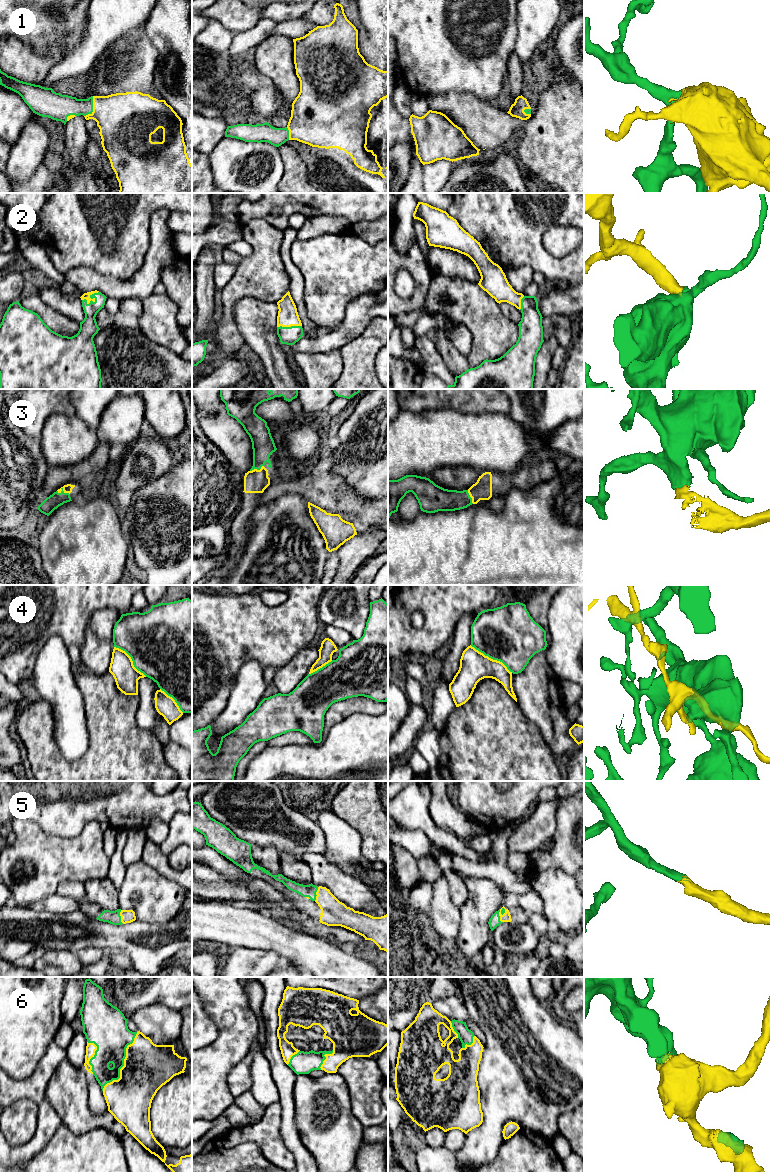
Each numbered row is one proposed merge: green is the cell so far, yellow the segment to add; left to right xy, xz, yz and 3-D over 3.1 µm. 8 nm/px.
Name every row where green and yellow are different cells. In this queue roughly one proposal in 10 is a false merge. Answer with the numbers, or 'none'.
none

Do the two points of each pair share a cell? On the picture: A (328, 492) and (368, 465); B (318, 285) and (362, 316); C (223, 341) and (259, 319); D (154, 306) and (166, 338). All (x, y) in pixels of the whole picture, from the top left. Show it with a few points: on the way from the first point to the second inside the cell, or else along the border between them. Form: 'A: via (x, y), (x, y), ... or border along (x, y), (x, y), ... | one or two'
A: border along (329, 470), (334, 474), (339, 474), (362, 496) | two
B: border along (366, 292), (347, 305), (337, 326) | two
C: border along (233, 308), (233, 318), (246, 343) | two
D: via (158, 314), (158, 323), (164, 330) | one

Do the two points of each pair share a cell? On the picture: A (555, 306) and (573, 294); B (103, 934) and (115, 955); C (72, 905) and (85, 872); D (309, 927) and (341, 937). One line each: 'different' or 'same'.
A: same
B: different
C: different
D: same

